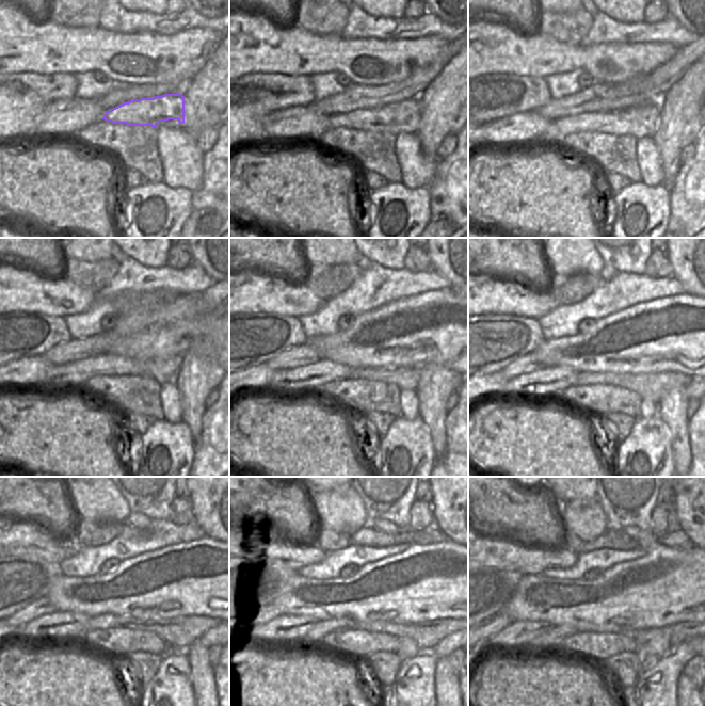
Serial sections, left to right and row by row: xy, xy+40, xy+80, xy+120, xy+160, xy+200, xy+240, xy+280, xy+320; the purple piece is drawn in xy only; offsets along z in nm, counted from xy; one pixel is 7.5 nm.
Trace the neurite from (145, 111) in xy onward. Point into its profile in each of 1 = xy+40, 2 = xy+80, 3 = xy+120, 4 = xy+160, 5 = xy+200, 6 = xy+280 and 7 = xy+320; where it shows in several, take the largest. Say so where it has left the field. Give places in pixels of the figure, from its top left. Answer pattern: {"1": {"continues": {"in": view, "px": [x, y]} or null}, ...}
{"1": {"continues": {"in": "xy+40", "px": [384, 118]}}, "2": {"continues": {"in": "xy+80", "px": [621, 122]}}, "3": {"continues": {"in": "xy+120", "px": [70, 378]}}, "4": {"continues": {"in": "xy+160", "px": [307, 381]}}, "5": {"continues": {"in": "xy+200", "px": [547, 383]}}, "6": {"continues": {"in": "xy+280", "px": [288, 631]}}, "7": {"continues": {"in": "xy+320", "px": [526, 637]}}}

